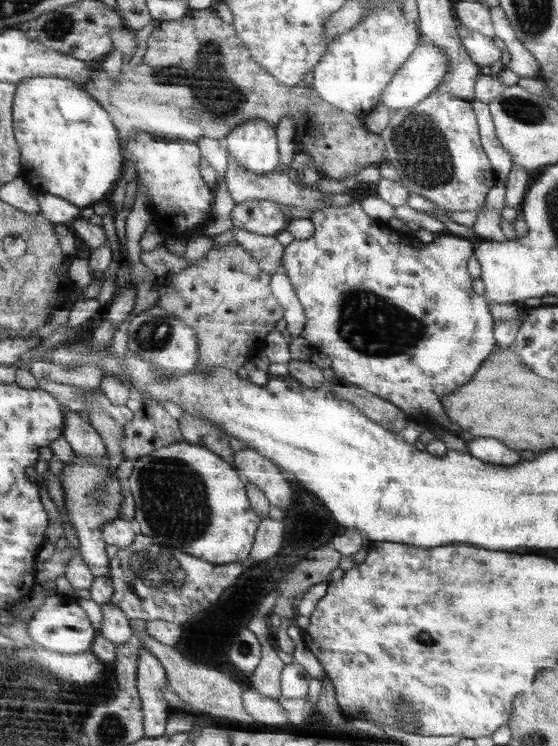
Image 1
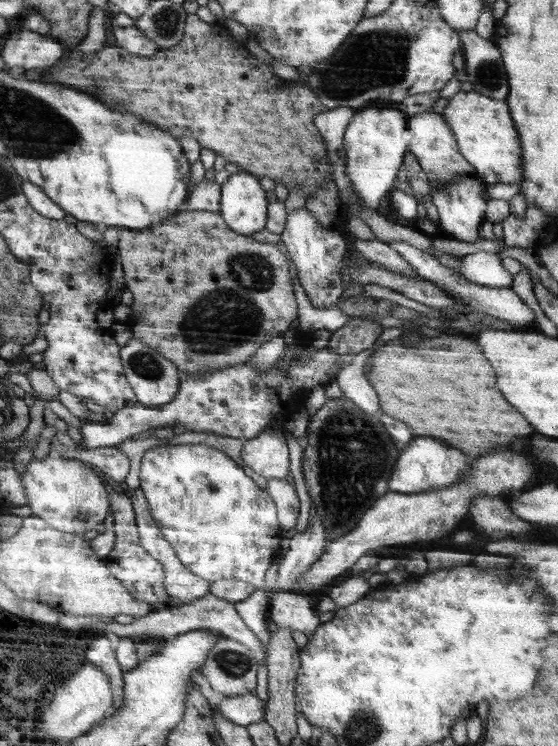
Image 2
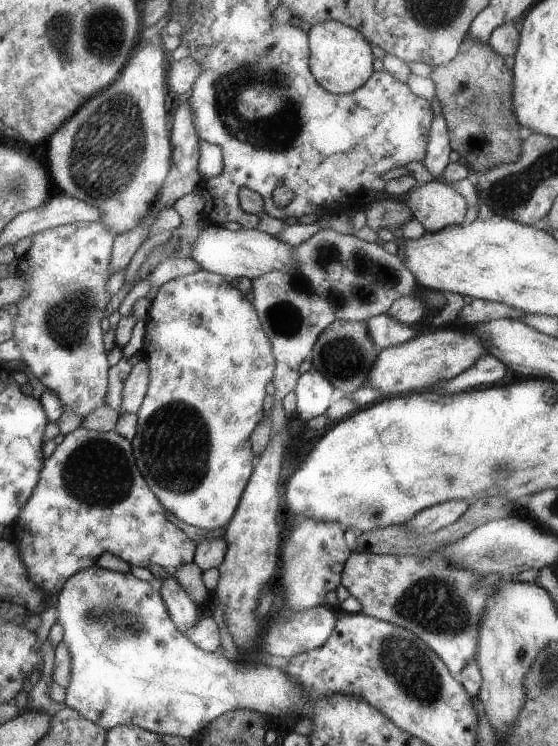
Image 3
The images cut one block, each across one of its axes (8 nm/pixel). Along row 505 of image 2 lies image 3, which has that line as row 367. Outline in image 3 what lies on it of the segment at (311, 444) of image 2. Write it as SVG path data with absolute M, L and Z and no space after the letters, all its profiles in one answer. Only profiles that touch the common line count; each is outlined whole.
M335 320L323 334L311 352L313 368L318 370L337 389L338 395L349 396L359 388L370 387L368 372L379 358L378 346L368 336L366 322Z

